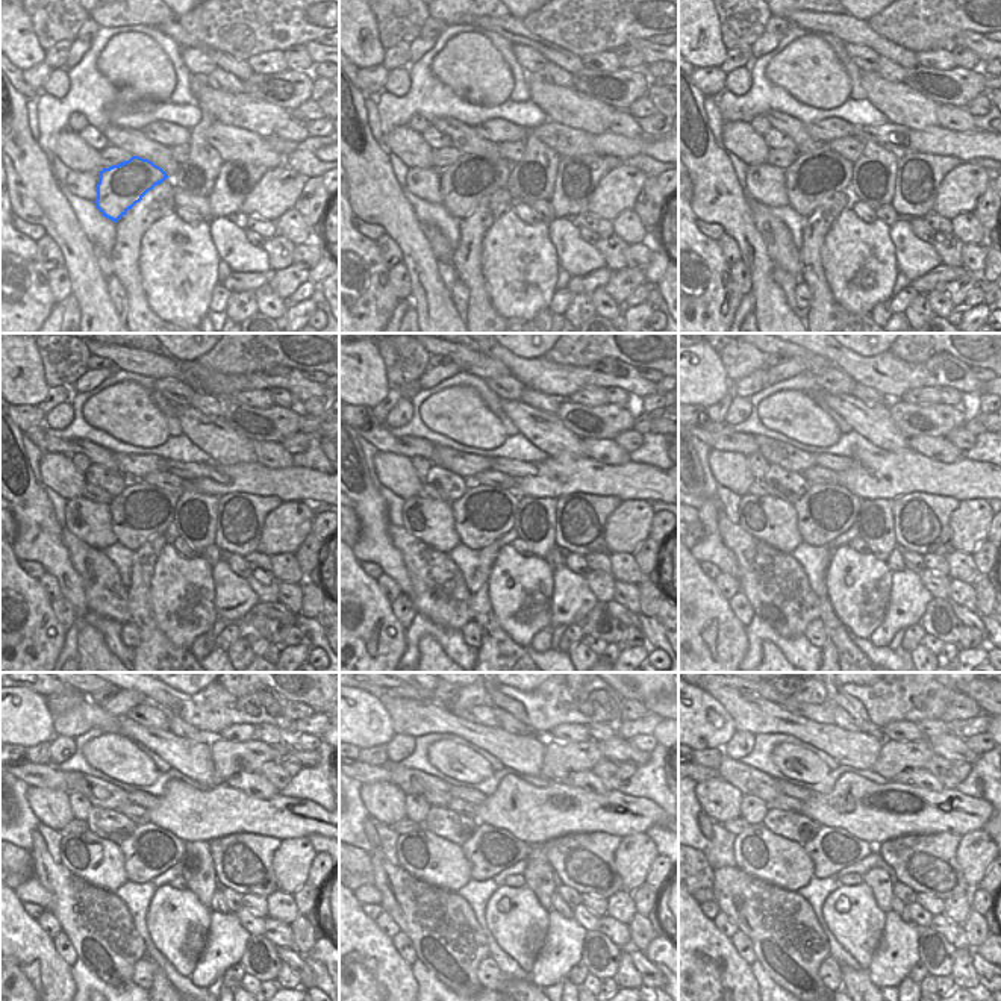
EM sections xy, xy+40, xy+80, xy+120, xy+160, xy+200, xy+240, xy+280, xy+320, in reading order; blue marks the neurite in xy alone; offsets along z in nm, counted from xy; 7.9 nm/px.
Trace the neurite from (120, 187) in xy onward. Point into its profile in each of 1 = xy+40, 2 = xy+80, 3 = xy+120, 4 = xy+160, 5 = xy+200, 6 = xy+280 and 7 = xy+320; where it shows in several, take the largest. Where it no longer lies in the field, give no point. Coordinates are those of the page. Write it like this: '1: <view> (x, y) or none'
1: xy+40 (468, 180)
2: xy+80 (812, 177)
3: xy+120 (140, 512)
4: xy+160 (483, 514)
5: xy+200 (824, 512)
6: xy+280 (489, 850)
7: xy+320 (833, 848)

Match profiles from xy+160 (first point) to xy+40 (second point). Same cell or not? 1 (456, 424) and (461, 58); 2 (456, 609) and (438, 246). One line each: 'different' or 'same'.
1: same
2: same

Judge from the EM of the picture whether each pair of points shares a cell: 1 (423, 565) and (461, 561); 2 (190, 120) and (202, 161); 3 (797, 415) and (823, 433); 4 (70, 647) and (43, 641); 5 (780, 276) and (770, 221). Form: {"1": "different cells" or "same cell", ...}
{"1": "different cells", "2": "different cells", "3": "same cell", "4": "different cells", "5": "different cells"}

